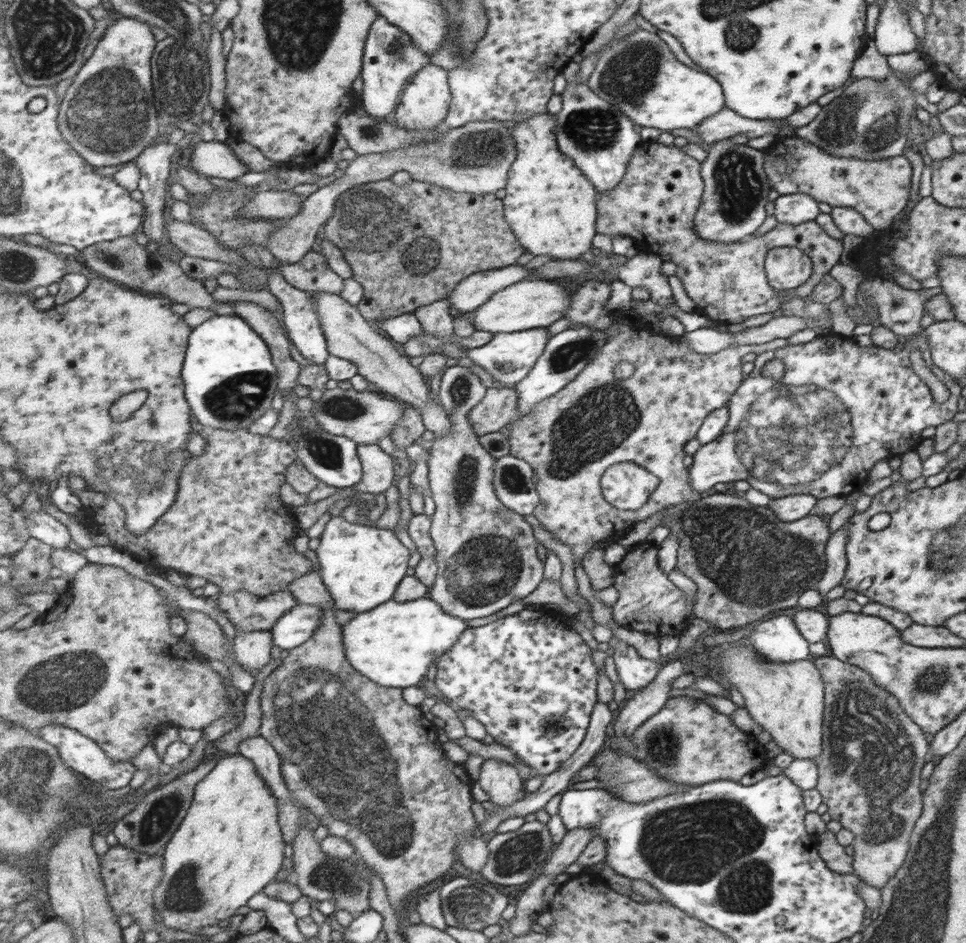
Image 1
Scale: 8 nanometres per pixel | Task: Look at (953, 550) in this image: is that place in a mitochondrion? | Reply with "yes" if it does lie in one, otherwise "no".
yes

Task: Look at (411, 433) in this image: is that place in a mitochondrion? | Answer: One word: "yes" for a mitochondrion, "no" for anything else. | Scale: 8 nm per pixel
no

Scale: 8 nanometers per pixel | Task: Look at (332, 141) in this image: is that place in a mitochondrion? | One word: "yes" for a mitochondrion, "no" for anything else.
no

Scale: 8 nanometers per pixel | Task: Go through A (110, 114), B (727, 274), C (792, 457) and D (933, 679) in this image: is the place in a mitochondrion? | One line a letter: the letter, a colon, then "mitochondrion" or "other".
A: mitochondrion
B: other
C: mitochondrion
D: mitochondrion

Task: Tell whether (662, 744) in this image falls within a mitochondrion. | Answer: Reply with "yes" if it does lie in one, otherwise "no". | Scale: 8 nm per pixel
yes

